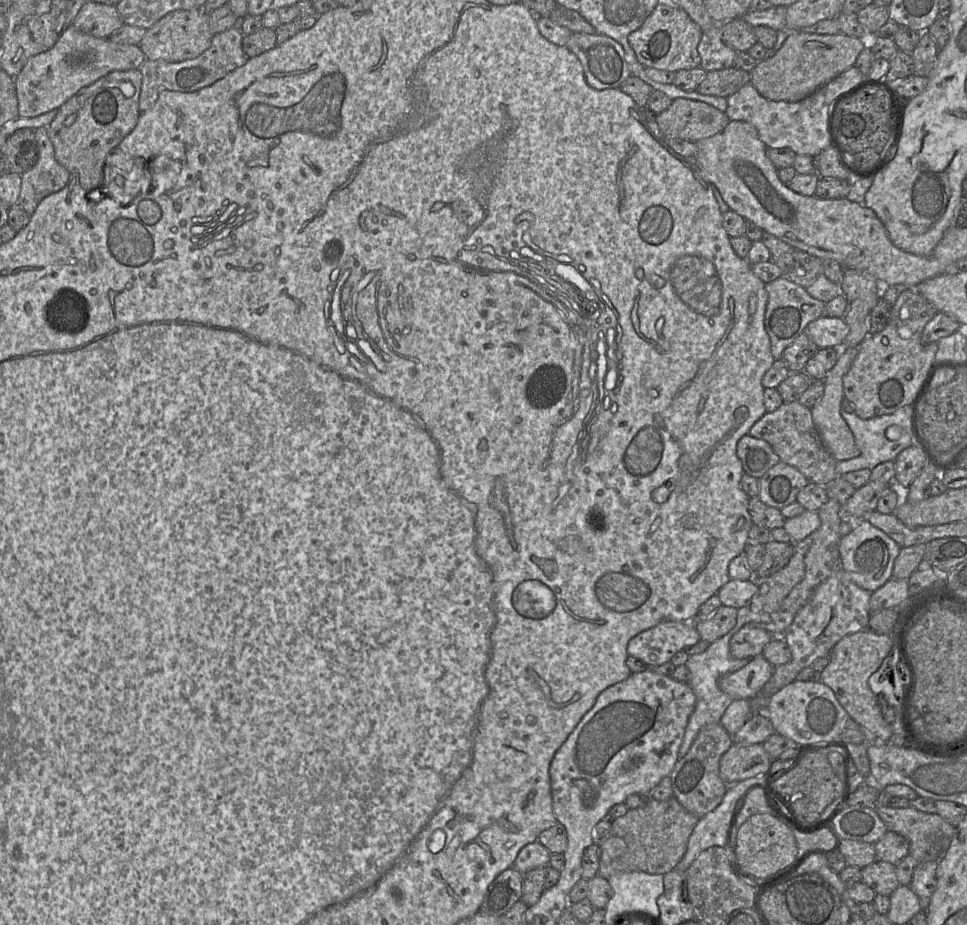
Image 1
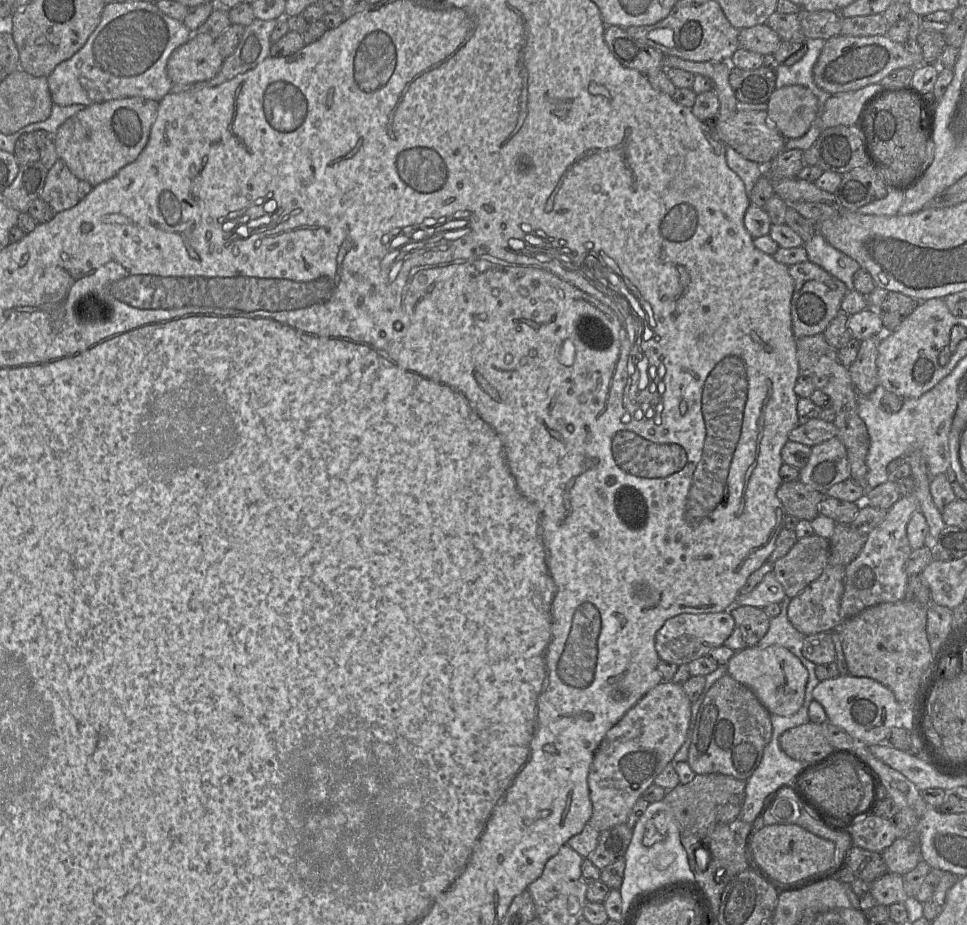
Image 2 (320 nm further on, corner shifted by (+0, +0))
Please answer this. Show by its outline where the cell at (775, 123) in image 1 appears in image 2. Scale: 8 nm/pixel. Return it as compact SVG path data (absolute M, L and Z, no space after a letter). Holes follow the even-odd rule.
M873 83L859 90L830 96L819 108L822 130L839 125L854 125L861 118L868 99L880 88L881 83Z

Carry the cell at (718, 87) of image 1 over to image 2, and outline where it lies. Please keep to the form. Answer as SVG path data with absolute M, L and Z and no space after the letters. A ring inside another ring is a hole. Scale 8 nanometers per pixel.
M764 66L758 69L732 68L729 83L739 102L763 104L776 90L776 77L775 69Z

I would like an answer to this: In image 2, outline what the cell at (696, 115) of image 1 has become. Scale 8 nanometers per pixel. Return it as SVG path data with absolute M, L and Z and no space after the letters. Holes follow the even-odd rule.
M737 111L725 121L709 121L714 124L720 140L745 159L767 166L786 148L786 139L769 118L767 111Z

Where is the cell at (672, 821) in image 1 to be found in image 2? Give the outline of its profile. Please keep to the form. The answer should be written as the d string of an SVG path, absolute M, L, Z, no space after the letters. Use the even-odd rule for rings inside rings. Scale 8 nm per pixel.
M719 773L696 774L691 782L666 791L662 801L673 809L681 836L707 835L716 825L724 825L738 817L745 798L745 786L746 780Z

